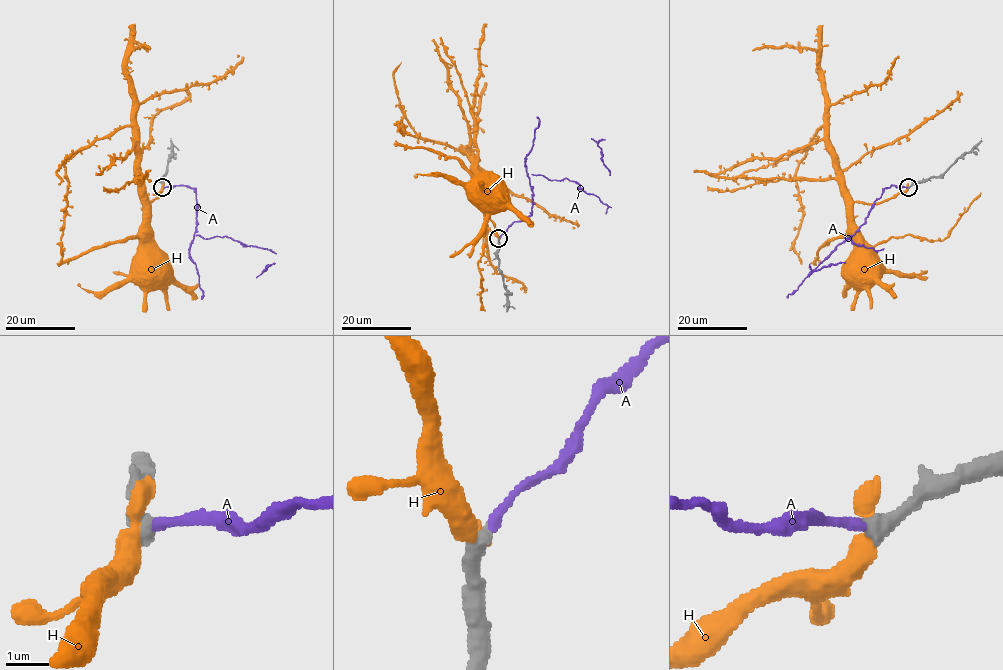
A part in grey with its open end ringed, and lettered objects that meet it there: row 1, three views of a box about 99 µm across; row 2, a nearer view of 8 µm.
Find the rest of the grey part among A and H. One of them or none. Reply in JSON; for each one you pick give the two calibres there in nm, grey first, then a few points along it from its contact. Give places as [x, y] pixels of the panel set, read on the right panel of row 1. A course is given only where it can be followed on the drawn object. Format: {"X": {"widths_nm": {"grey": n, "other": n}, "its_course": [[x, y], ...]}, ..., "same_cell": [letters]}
{"H": {"widths_nm": {"grey": 440, "other": 550}, "its_course": [[907, 187], [881, 203], [853, 204], [853, 233], [872, 252], [866, 260], [862, 256]]}, "same_cell": ["H"]}

